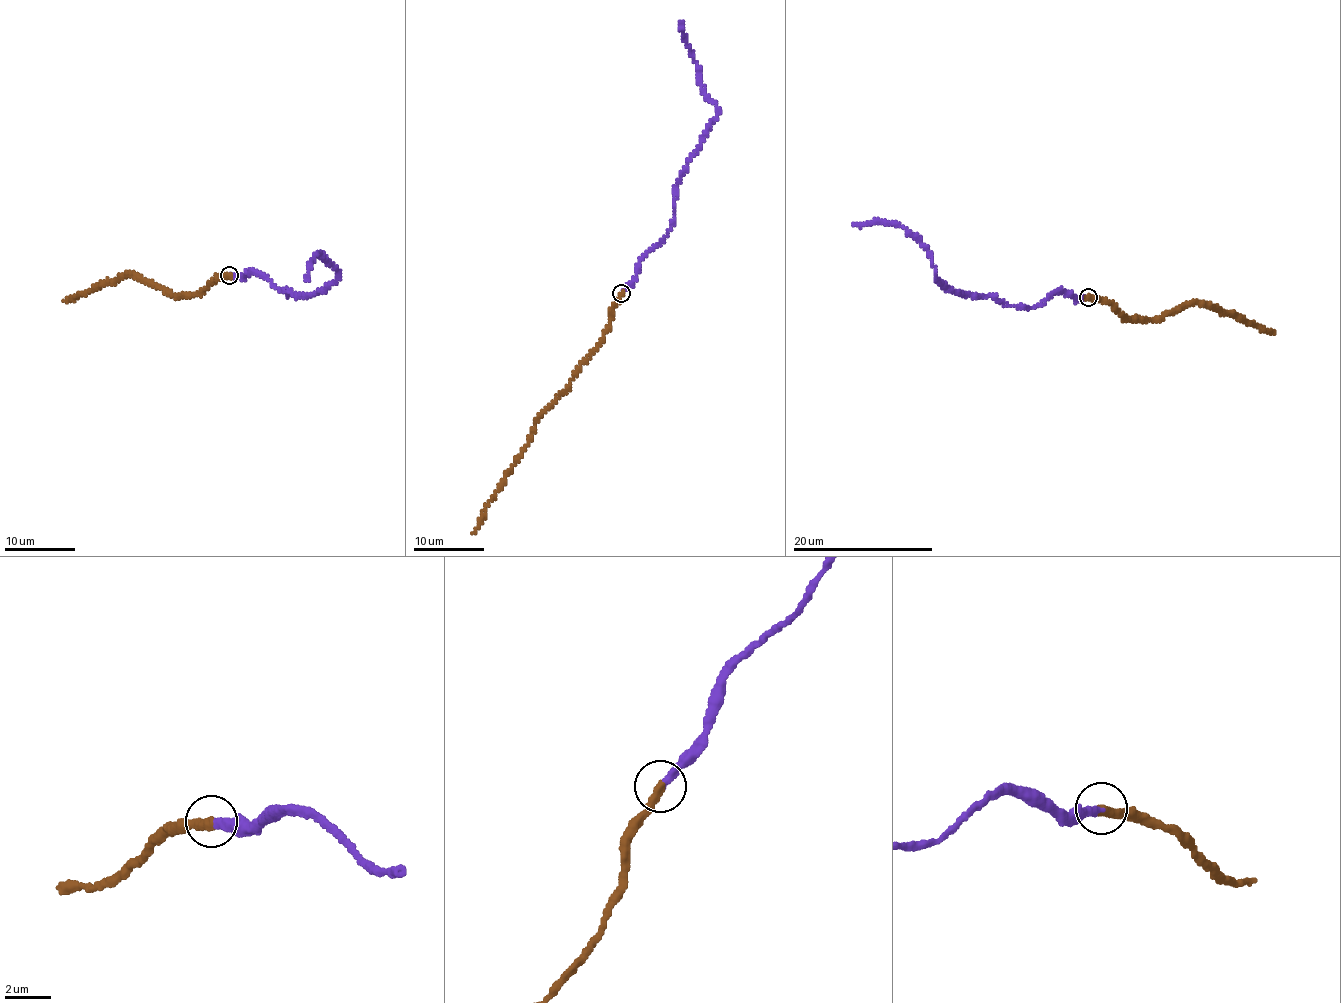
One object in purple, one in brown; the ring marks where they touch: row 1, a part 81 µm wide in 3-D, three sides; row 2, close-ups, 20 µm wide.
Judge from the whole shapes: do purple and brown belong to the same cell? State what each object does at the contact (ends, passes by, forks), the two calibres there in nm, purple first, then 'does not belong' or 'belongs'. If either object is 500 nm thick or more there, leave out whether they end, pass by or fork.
purple ends | brown ends | 360/400 nm | belongs

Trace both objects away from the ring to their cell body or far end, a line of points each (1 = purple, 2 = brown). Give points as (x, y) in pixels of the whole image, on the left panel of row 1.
1: (230, 275), (259, 273), (286, 296), (297, 297), (315, 293), (337, 278), (337, 270), (320, 253), (308, 280)
2: (230, 275), (218, 277), (201, 291), (181, 297), (130, 273), (65, 299)

